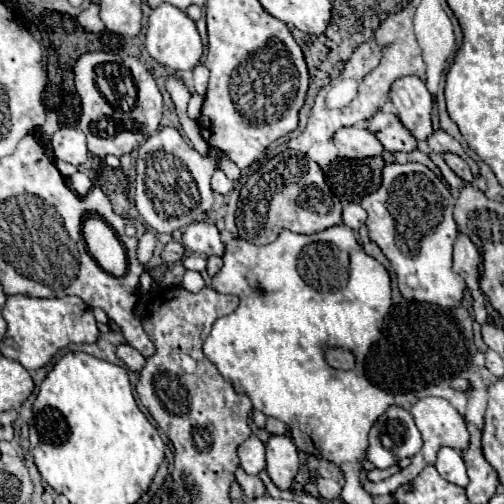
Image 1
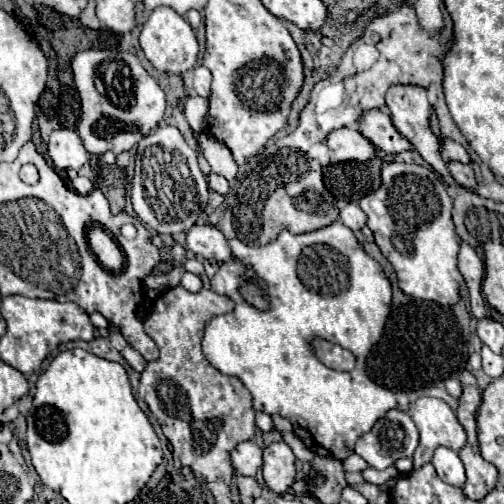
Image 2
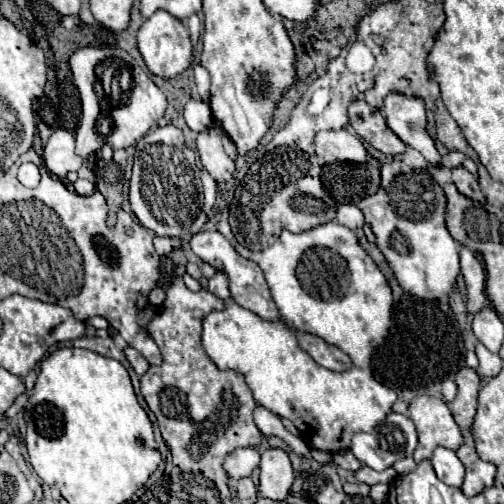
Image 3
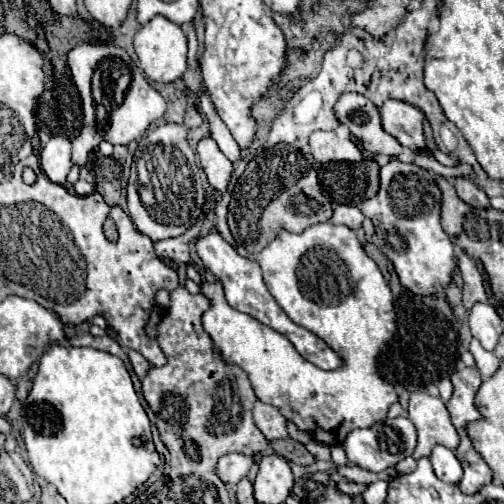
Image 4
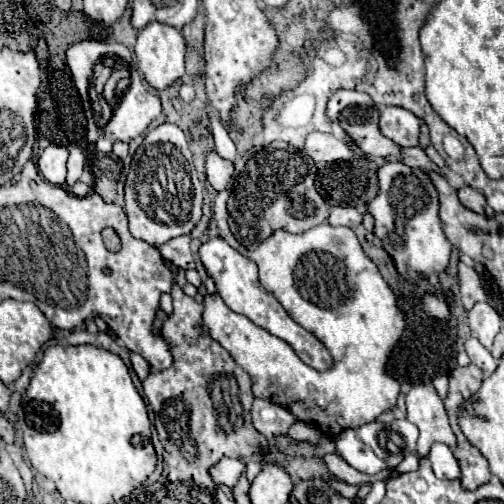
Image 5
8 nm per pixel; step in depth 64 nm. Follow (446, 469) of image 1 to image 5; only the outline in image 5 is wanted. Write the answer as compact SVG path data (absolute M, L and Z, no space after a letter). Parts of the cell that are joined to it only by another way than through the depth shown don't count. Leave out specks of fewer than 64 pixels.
M434 444L430 454L428 454L428 460L432 462L434 474L438 478L442 478L442 480L460 478L460 466L458 466L452 450L446 444Z

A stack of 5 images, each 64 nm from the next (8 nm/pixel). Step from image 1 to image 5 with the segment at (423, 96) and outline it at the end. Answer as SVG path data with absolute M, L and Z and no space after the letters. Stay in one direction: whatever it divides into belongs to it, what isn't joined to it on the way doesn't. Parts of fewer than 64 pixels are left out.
M400 106L380 108L380 130L402 148L418 146L420 118Z

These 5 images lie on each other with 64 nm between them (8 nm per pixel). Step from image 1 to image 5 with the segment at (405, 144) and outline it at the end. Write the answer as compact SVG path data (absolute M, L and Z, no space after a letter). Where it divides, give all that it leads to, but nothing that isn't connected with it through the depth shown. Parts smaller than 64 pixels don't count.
M338 90L328 102L328 118L334 124L340 124L366 156L372 156L372 158L374 156L398 156L400 150L402 150L398 144L394 144L390 138L386 138L380 132L380 128L378 128L378 110L372 104L372 98L364 92Z

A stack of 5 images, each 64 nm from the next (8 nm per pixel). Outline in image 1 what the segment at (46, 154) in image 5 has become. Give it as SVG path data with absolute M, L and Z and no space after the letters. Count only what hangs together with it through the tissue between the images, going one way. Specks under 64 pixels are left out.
M64 126L52 136L52 148L54 156L58 160L70 162L74 166L80 166L88 160L88 148L86 148L86 136L80 132L80 128Z

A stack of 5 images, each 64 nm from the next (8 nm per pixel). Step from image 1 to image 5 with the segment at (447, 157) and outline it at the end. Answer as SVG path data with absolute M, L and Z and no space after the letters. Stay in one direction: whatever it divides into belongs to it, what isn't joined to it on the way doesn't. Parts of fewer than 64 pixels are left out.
M462 186L460 190L458 190L458 198L460 198L460 202L466 206L466 208L470 208L470 210L474 210L474 212L478 212L478 214L486 214L486 216L492 216L494 214L494 210L488 206L488 202L486 202L486 196L482 194L482 192L478 192L478 190L474 190L472 186Z

